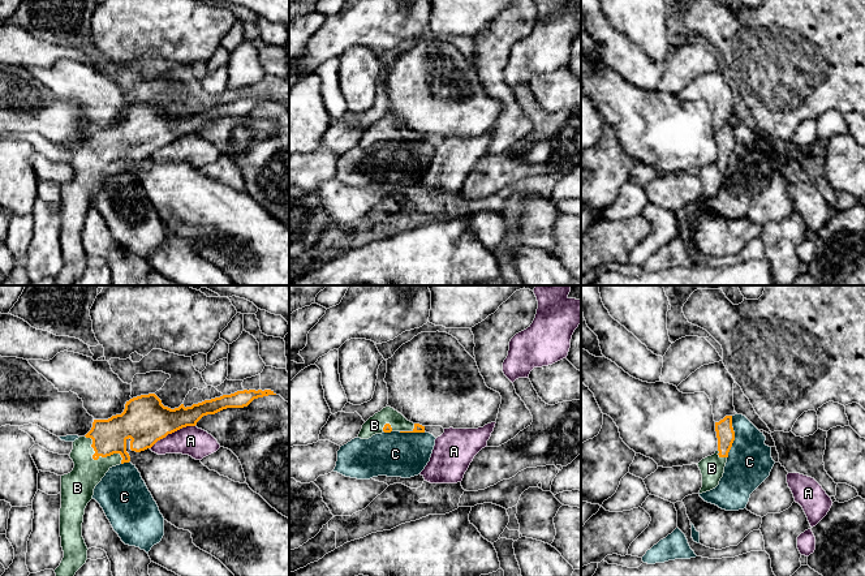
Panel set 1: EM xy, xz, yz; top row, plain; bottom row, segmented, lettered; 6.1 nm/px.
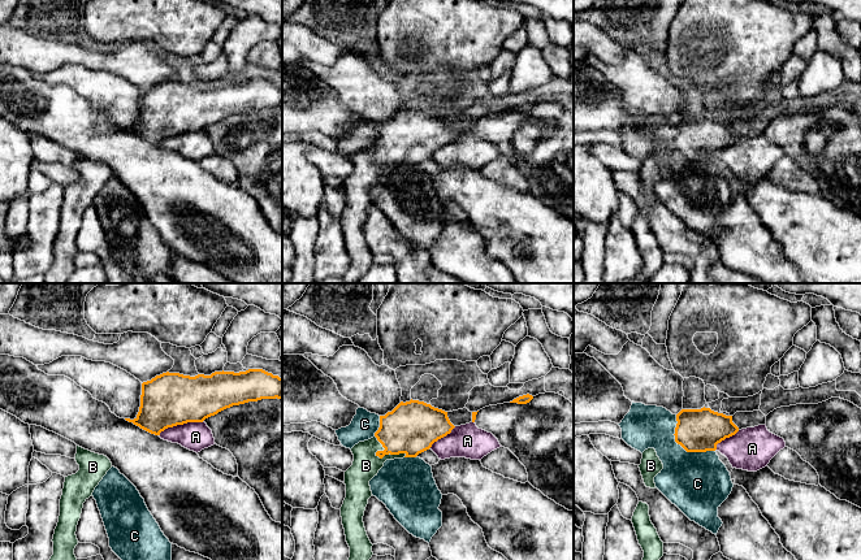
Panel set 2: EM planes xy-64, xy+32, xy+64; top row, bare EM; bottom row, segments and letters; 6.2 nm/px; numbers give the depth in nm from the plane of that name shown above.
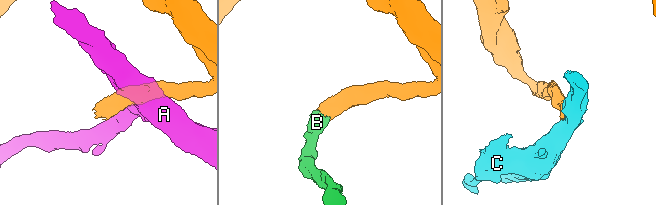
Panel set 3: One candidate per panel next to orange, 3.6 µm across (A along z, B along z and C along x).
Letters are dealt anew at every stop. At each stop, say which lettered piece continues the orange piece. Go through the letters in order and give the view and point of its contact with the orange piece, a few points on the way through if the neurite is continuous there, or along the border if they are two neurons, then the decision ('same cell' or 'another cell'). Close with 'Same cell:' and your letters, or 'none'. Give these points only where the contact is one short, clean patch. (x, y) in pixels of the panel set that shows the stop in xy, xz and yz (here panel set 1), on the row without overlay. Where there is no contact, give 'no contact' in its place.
A: xy (172, 140) | another cell
B: xy (98, 166) | across xy (110, 144), (98, 159), (98, 166), (77, 196) | same cell
C: yz (734, 145) | along yz (732, 124), (734, 150), (727, 166) | another cell
Same cell: B

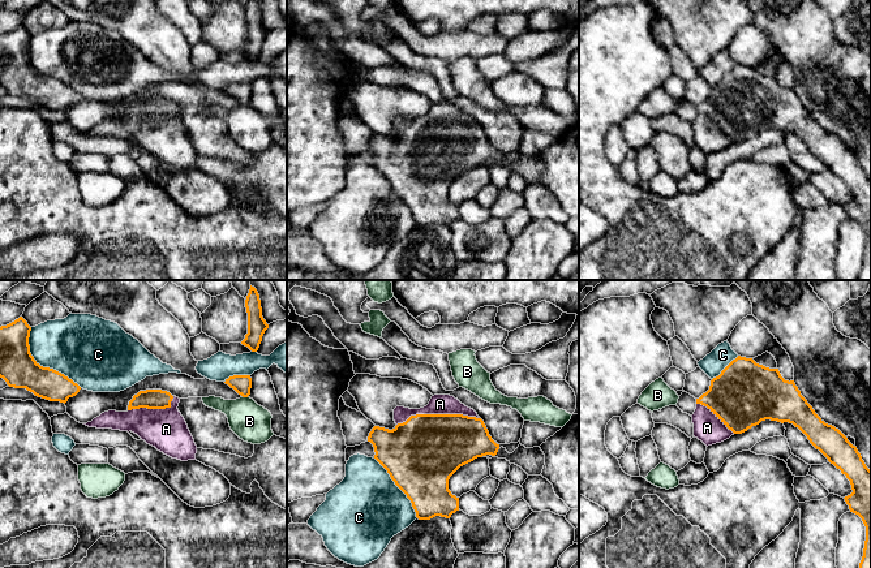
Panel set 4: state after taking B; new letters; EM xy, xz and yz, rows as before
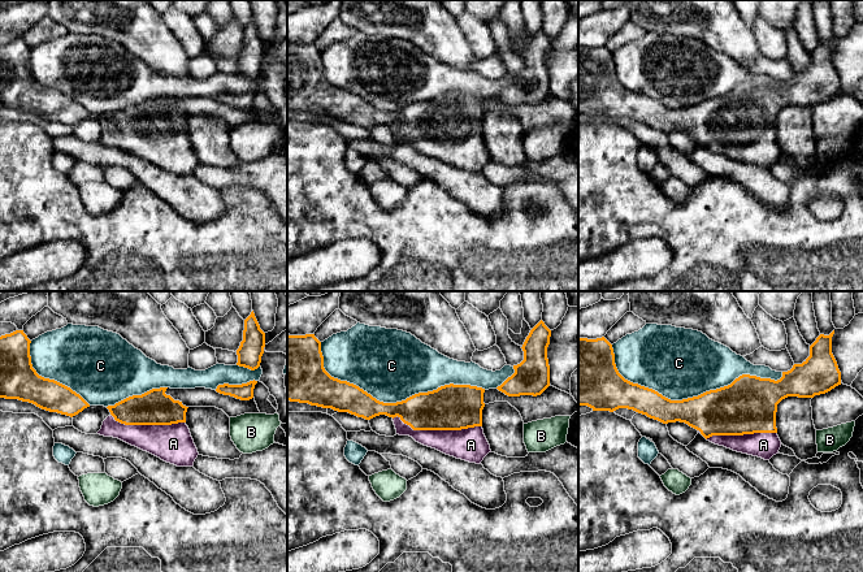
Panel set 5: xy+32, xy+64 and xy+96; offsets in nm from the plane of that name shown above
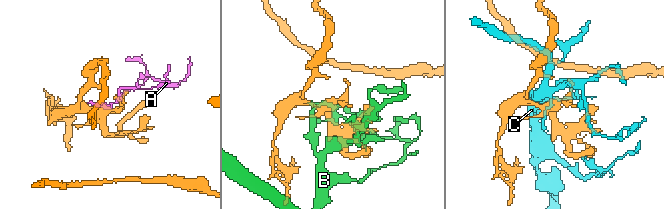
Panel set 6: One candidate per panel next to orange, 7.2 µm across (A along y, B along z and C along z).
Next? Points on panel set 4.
A: xz (437, 123) | same cell
B: xy (245, 104) | along xy (248, 103), (243, 106) | another cell
C: xy (42, 74) | another cell
Same cell: A

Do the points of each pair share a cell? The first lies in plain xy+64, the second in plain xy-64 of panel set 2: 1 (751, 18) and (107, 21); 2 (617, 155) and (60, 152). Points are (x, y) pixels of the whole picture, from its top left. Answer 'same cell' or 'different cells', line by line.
1: same cell
2: different cells

